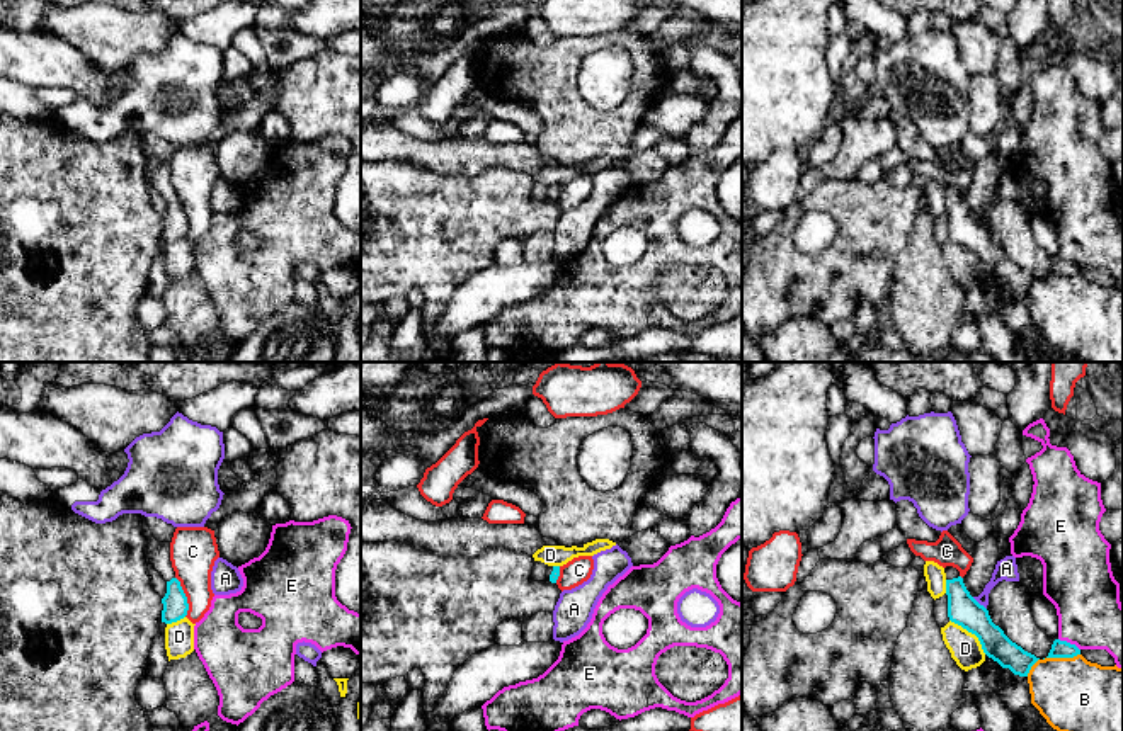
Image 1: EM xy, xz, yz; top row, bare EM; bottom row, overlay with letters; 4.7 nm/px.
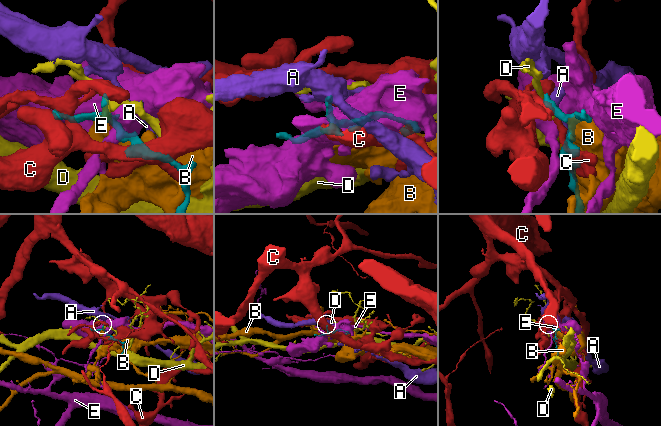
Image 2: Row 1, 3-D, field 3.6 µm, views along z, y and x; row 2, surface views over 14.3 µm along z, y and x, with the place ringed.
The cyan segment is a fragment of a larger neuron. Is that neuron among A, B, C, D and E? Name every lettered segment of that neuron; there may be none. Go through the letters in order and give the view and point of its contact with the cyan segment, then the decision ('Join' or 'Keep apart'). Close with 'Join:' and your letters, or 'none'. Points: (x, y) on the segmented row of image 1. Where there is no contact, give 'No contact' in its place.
A: Touches cyan at yz (977, 602). Keep apart
B: Touches cyan at yz (1060, 657). Keep apart
C: Touches cyan at xy (186, 597). Keep apart
D: Touches cyan at yz (972, 633). Keep apart
E: Touches cyan at yz (1069, 643). Keep apart
Join: none

